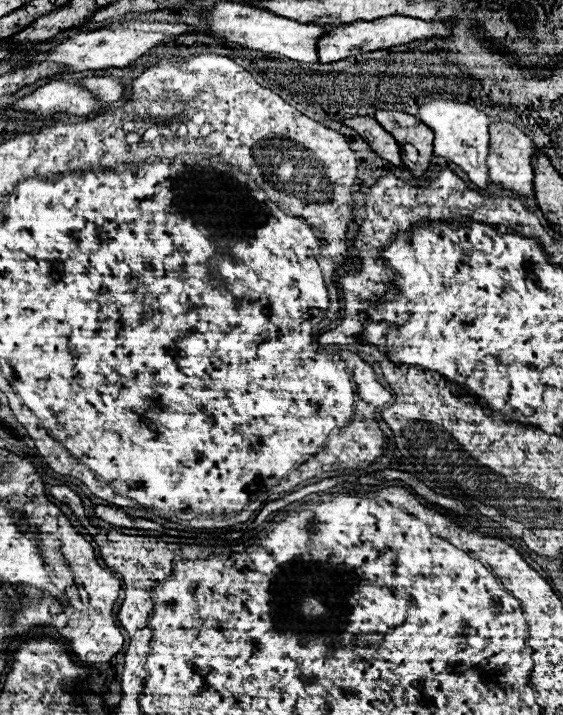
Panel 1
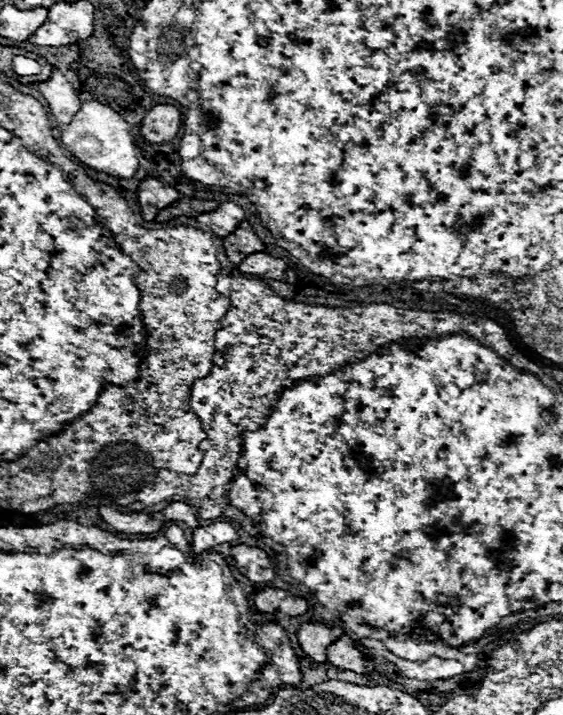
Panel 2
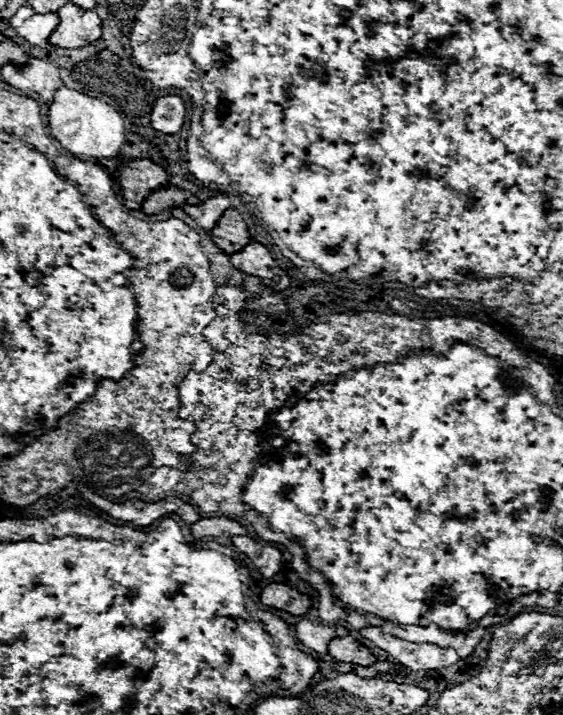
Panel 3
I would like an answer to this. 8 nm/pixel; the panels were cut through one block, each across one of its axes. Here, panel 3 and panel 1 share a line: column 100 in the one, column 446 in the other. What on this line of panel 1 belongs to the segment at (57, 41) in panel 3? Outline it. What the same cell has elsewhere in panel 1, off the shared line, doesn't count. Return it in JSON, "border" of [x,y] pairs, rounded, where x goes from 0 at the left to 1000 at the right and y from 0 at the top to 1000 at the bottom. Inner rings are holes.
{"border":[[[686,22],[671,25],[661,31],[650,28],[632,28],[622,34],[604,34],[575,45],[561,62],[565,70],[565,84],[568,90],[590,90],[600,84],[611,84],[618,78],[632,78],[643,73],[664,73],[664,70],[686,70],[696,64],[725,62],[728,56],[746,56],[746,53],[764,53],[764,50],[796,50],[799,48],[799,34],[796,31],[753,31],[742,25],[725,25],[725,22]]]}

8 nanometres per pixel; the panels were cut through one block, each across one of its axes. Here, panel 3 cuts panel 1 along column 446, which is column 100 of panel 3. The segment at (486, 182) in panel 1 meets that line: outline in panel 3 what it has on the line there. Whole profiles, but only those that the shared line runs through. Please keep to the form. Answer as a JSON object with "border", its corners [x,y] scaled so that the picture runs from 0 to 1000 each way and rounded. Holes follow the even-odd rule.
{"border":[[[107,123],[96,131],[96,145],[89,145],[85,171],[92,190],[128,215],[149,215],[167,221],[210,221],[224,204],[224,179],[217,162],[174,137],[160,137],[146,129]]]}

